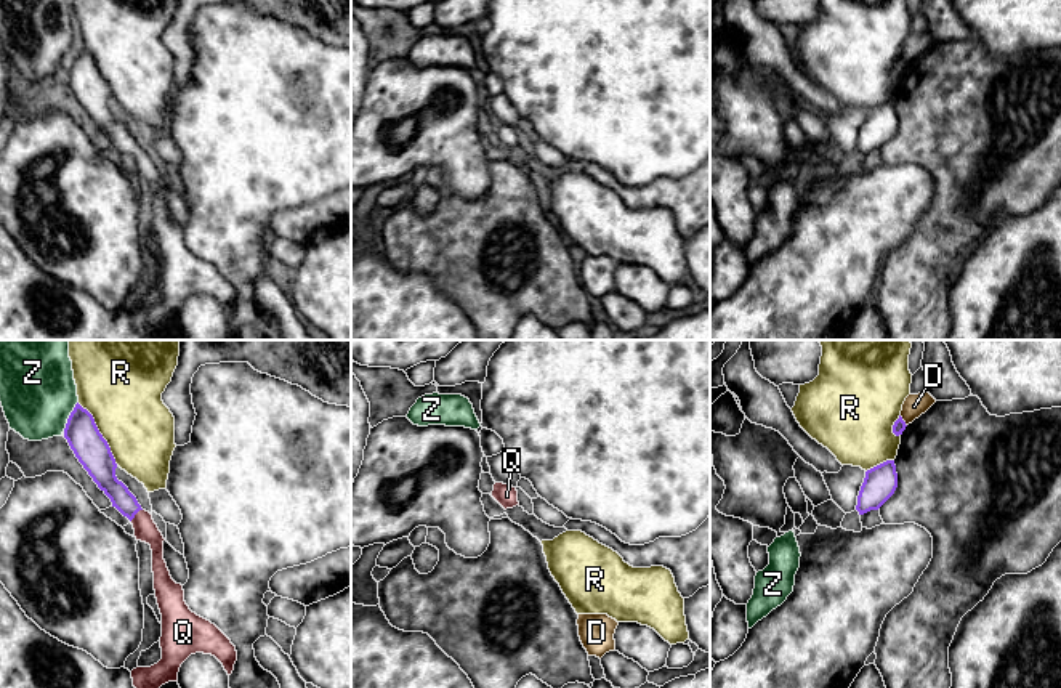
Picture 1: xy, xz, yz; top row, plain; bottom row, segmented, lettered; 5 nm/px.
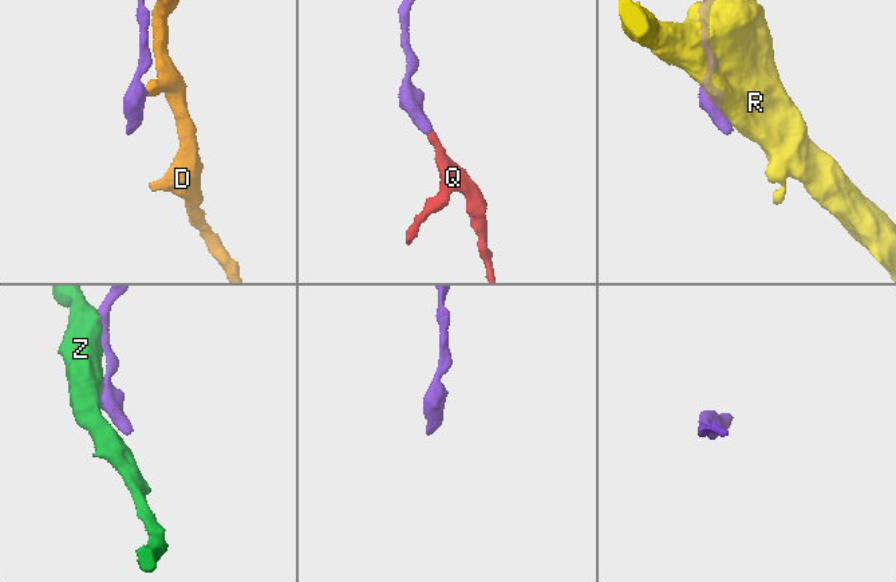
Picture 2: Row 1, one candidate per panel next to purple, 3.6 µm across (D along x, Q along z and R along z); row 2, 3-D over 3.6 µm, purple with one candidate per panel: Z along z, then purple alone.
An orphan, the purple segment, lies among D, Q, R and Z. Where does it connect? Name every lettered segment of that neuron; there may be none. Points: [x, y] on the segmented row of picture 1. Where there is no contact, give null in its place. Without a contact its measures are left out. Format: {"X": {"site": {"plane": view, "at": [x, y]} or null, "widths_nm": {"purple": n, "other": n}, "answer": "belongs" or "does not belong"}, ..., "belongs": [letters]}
{"D": {"site": {"plane": "yz", "at": [903, 420]}, "widths_nm": {"purple": 70, "other": 110}, "answer": "does not belong"}, "Q": {"site": {"plane": "xy", "at": [135, 513]}, "widths_nm": {"purple": 110, "other": 110}, "answer": "belongs"}, "R": {"site": {"plane": "xy", "at": [100, 433]}, "widths_nm": {"purple": 170, "other": 400}, "answer": "does not belong"}, "Z": {"site": {"plane": "xy", "at": [69, 416]}, "widths_nm": {"purple": 170, "other": 380}, "answer": "does not belong"}, "belongs": ["Q"]}

